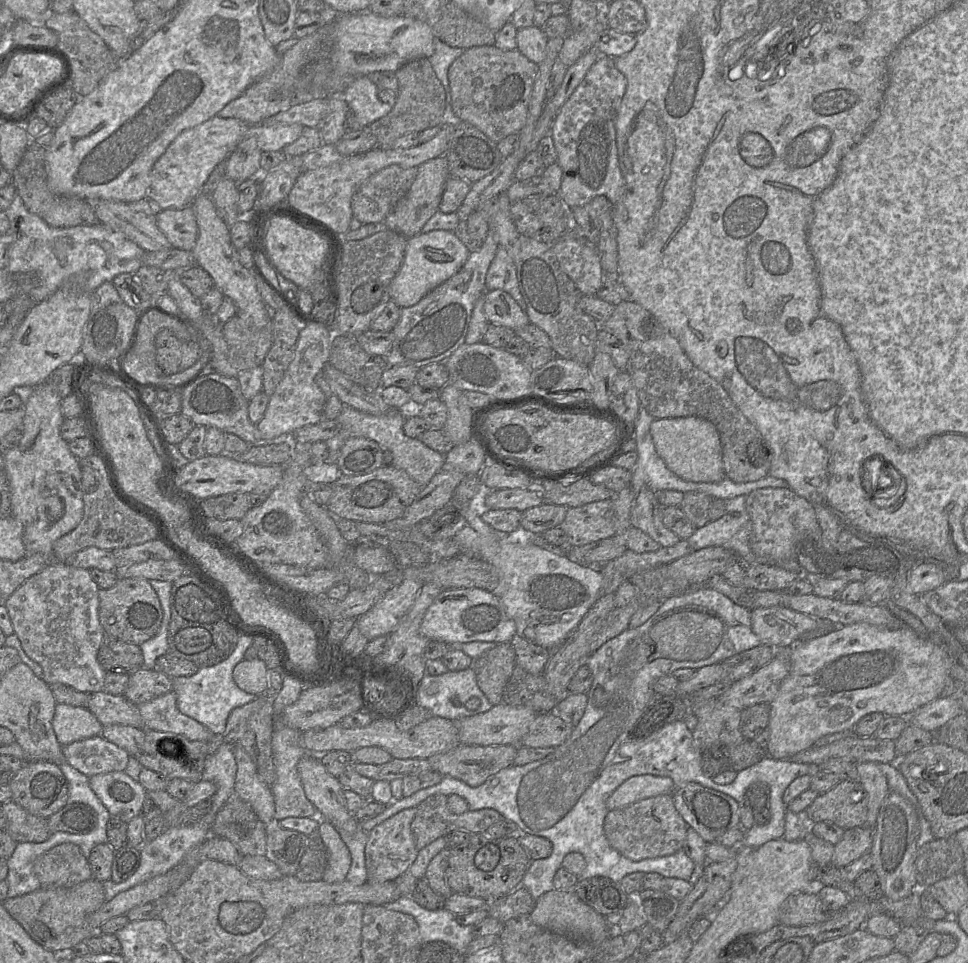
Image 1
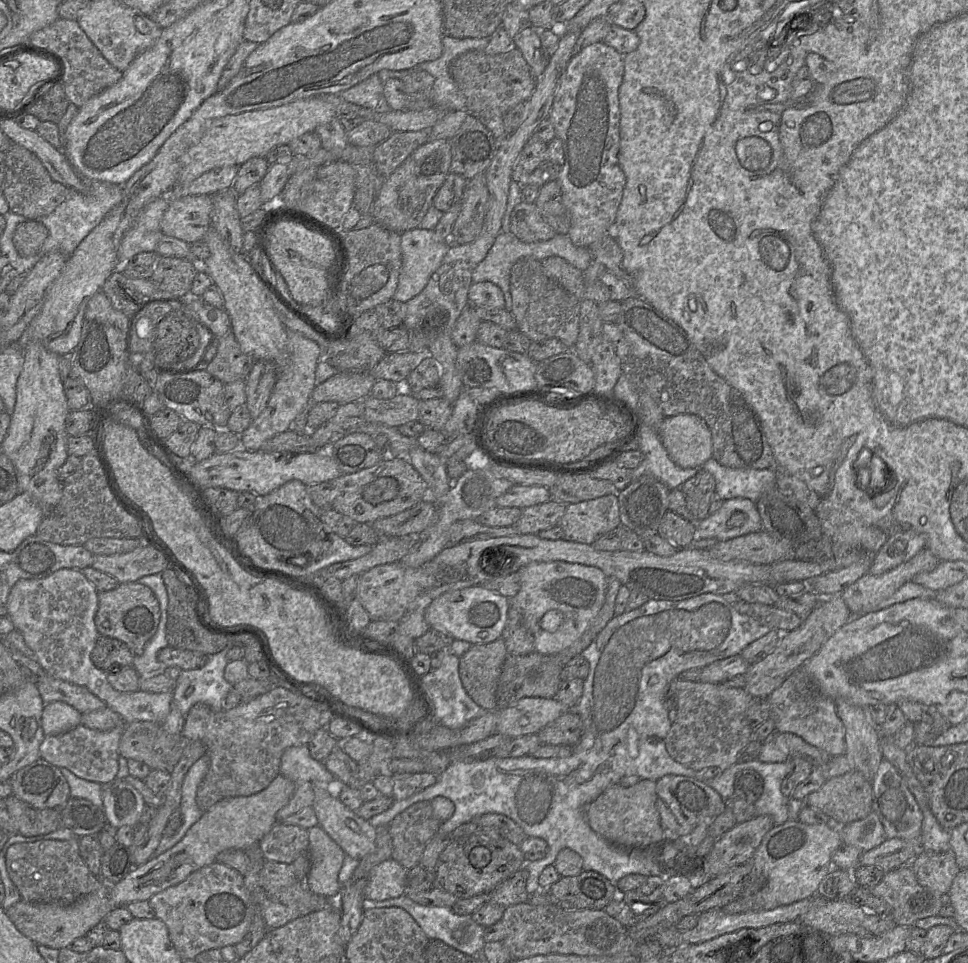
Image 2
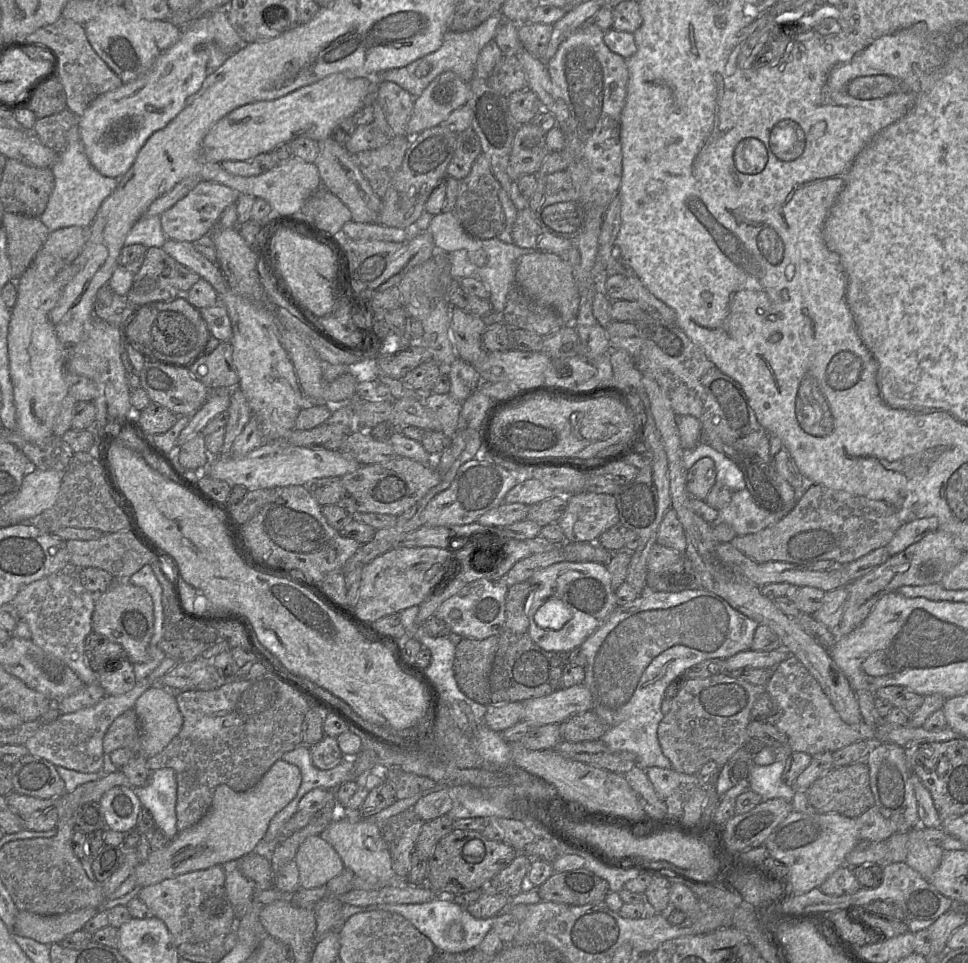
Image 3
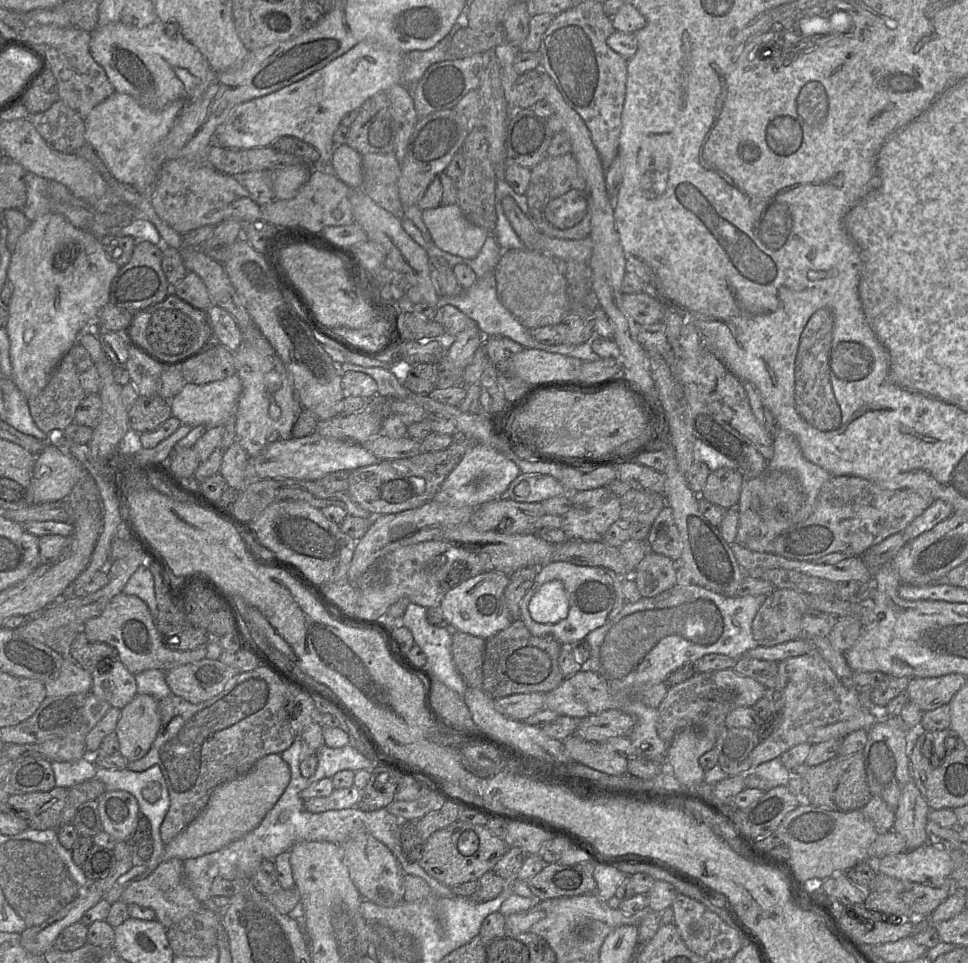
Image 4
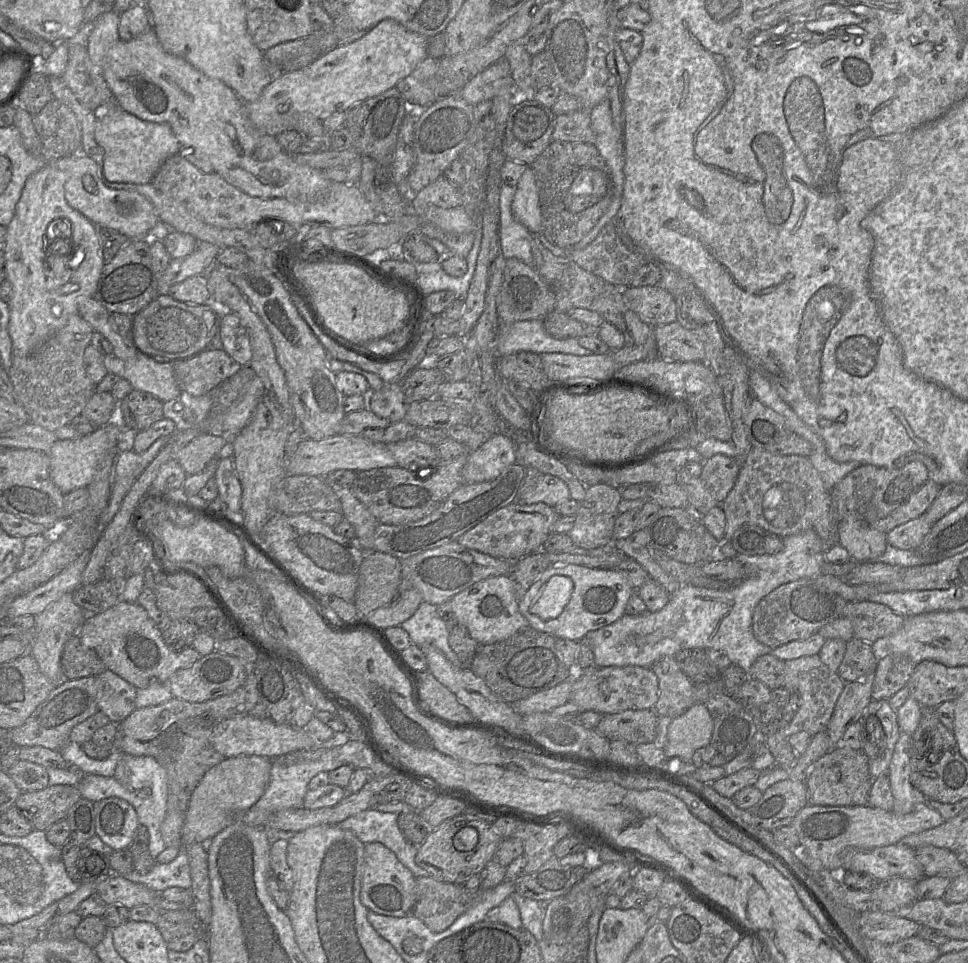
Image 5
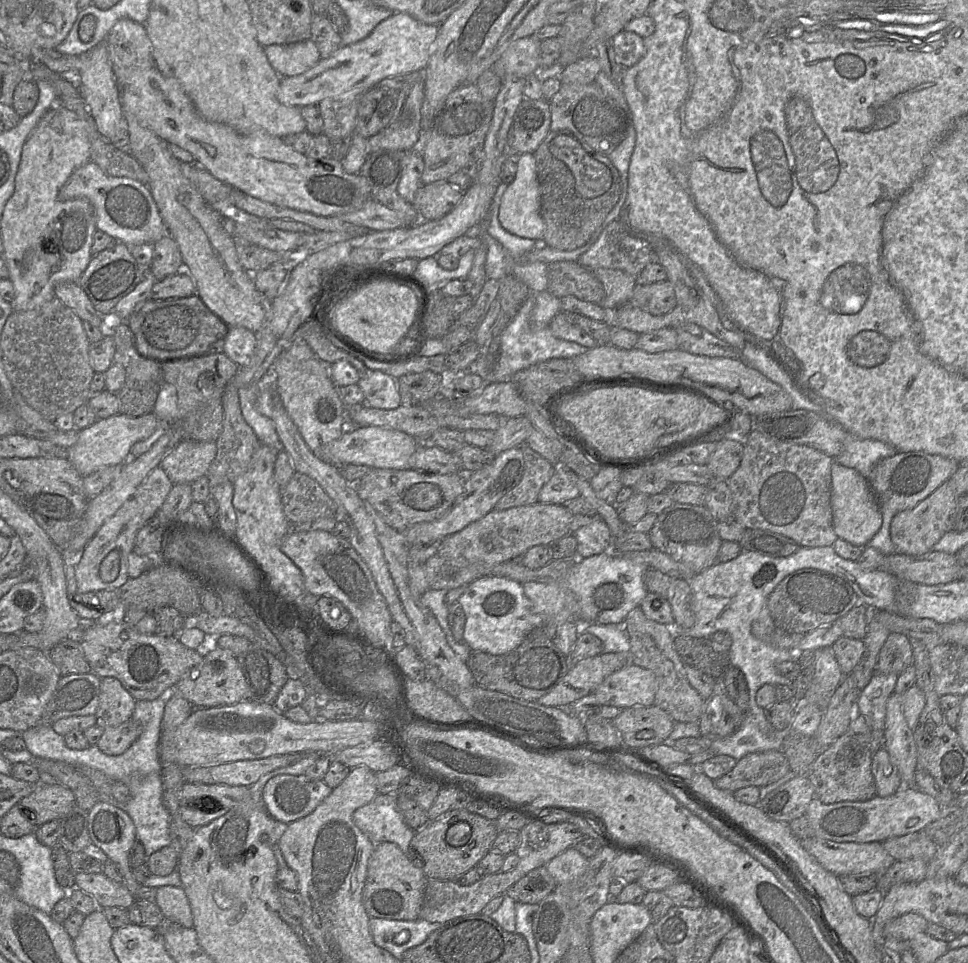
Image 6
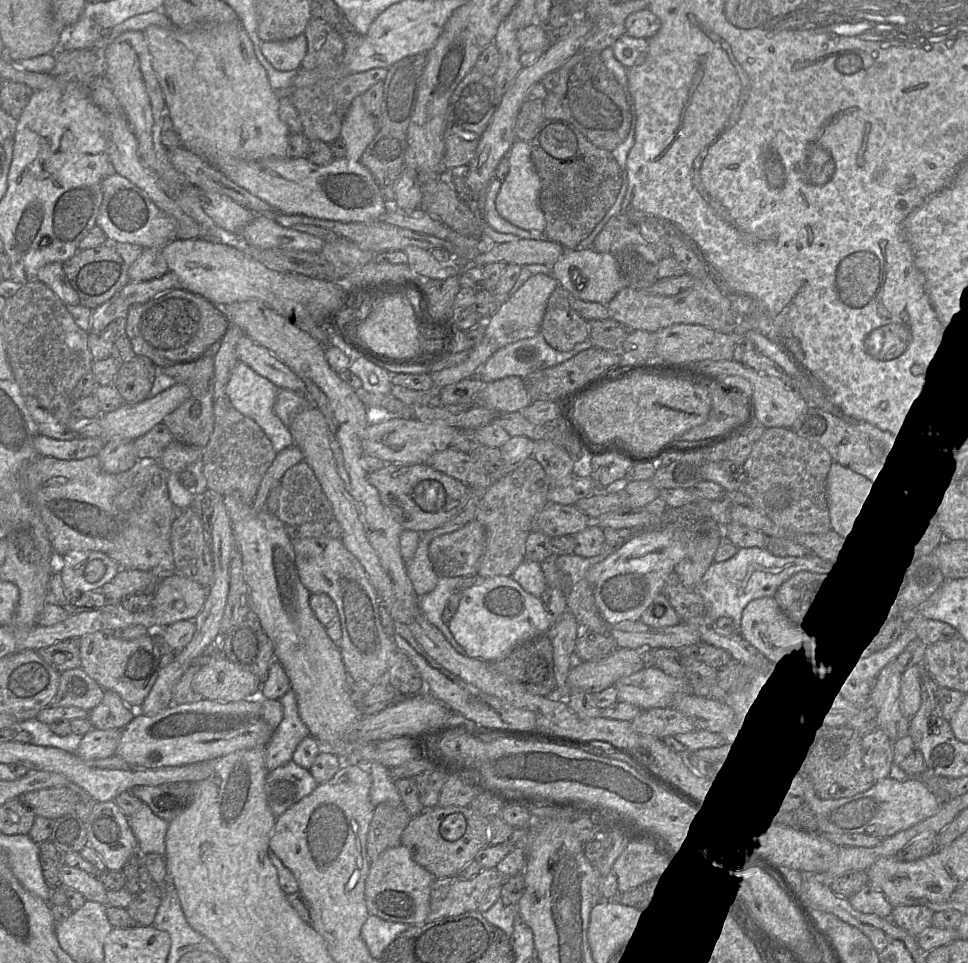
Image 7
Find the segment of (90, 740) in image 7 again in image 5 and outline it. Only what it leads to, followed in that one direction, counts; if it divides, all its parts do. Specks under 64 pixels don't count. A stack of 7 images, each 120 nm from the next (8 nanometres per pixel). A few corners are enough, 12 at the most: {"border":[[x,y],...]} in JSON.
{"border":[[255,677],[201,703],[173,697],[117,724],[115,746],[167,773],[166,848],[182,847],[191,794],[226,759],[222,720],[271,719]]}

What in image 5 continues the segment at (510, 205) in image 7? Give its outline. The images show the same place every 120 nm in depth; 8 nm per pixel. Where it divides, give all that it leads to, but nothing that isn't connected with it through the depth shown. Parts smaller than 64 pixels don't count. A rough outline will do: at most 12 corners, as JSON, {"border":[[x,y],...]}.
{"border":[[531,166],[515,188],[514,218],[541,235],[539,195]]}

